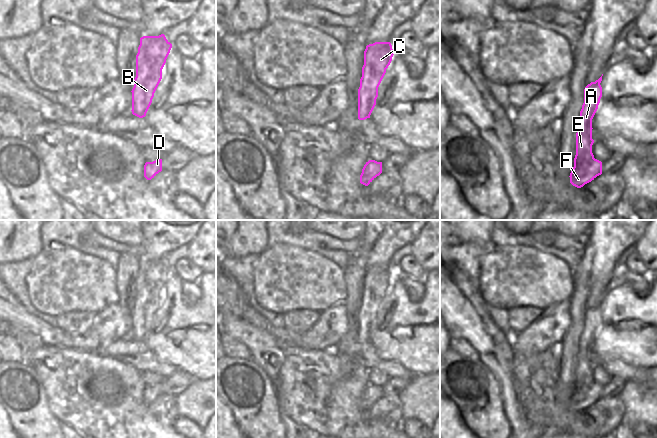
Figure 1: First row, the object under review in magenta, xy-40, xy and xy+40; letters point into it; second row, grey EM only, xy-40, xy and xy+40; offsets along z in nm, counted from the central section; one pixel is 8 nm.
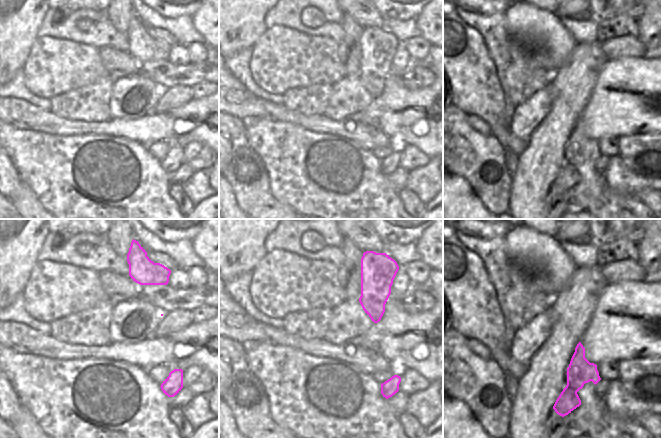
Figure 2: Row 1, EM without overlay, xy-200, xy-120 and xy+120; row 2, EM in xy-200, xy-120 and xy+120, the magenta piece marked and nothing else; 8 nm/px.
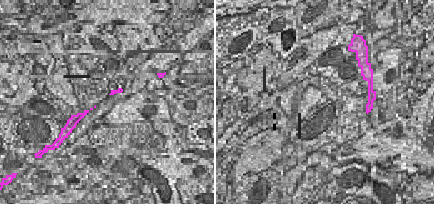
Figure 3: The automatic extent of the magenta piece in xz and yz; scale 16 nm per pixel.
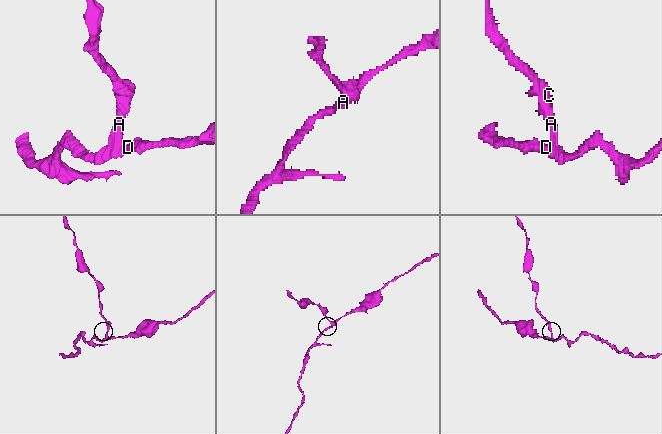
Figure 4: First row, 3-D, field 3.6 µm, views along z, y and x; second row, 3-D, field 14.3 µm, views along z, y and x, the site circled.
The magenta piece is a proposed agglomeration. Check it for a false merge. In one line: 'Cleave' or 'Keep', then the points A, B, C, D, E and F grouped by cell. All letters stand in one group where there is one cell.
Cleave. Groups: A B C E / D F.

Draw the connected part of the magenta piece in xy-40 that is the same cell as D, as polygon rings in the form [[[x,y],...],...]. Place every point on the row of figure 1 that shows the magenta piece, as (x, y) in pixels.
[[[162,159],[155,160],[153,162],[146,162],[144,165],[144,177],[147,180],[151,180],[161,171],[162,171]]]

